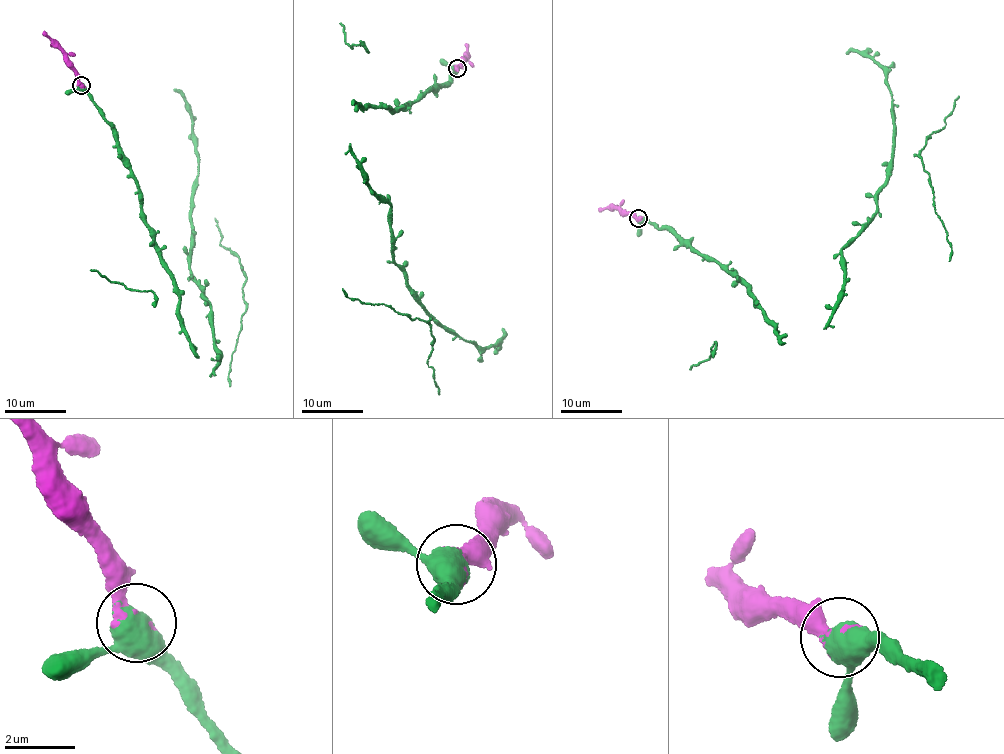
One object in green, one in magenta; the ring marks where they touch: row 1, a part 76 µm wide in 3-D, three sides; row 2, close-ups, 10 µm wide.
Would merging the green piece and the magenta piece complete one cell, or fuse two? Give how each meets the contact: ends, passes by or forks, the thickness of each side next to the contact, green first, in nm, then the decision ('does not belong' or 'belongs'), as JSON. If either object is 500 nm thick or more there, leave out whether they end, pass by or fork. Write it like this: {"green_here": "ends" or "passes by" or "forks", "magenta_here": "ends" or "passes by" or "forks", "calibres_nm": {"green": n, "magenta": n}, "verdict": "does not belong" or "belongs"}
{"calibres_nm": {"green": 550, "magenta": 600}, "verdict": "belongs"}

